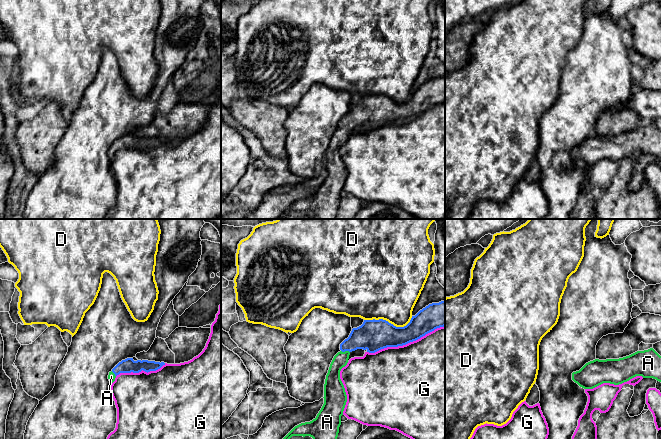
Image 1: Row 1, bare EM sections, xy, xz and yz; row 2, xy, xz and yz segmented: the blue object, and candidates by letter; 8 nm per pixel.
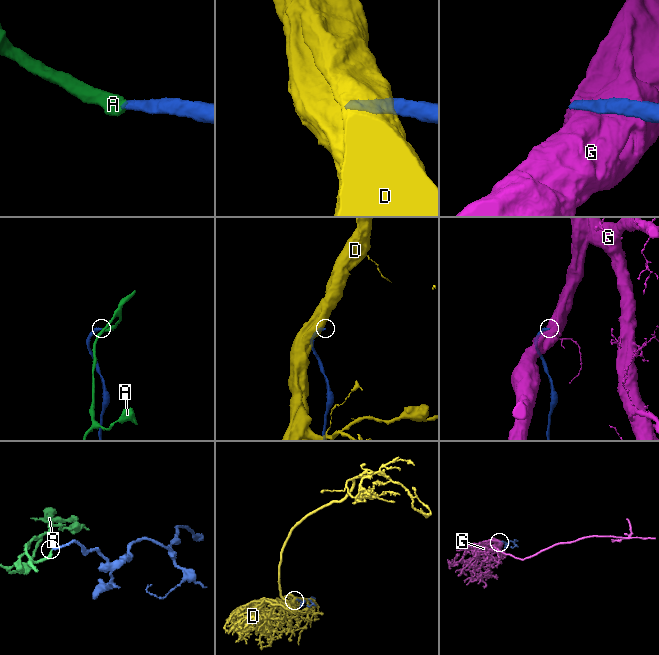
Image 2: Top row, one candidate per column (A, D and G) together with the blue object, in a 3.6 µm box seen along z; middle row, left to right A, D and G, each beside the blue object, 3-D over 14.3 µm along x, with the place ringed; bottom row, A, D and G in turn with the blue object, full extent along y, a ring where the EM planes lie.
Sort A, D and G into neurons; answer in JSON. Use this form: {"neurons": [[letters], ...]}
{"neurons": [["A"], ["D"], ["G"]]}

